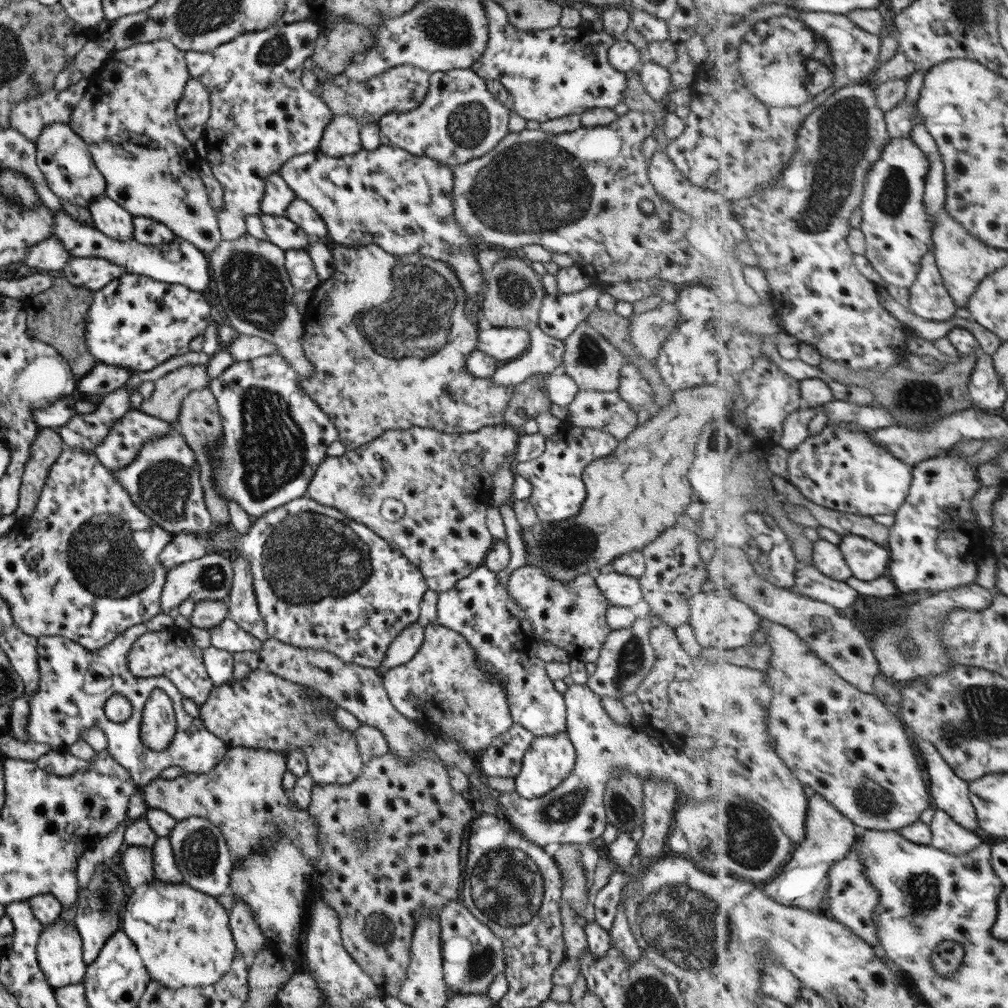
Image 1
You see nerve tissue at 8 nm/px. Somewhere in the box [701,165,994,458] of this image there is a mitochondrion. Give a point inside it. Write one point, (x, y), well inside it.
(912, 396)

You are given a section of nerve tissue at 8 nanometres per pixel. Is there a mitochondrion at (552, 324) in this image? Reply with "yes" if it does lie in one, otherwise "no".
no

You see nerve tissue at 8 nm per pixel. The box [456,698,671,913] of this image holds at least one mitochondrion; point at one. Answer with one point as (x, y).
(564, 808)

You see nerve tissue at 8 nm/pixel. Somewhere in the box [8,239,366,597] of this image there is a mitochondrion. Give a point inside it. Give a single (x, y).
(274, 450)

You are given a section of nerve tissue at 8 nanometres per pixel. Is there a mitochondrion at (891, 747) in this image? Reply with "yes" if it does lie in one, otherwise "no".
no

